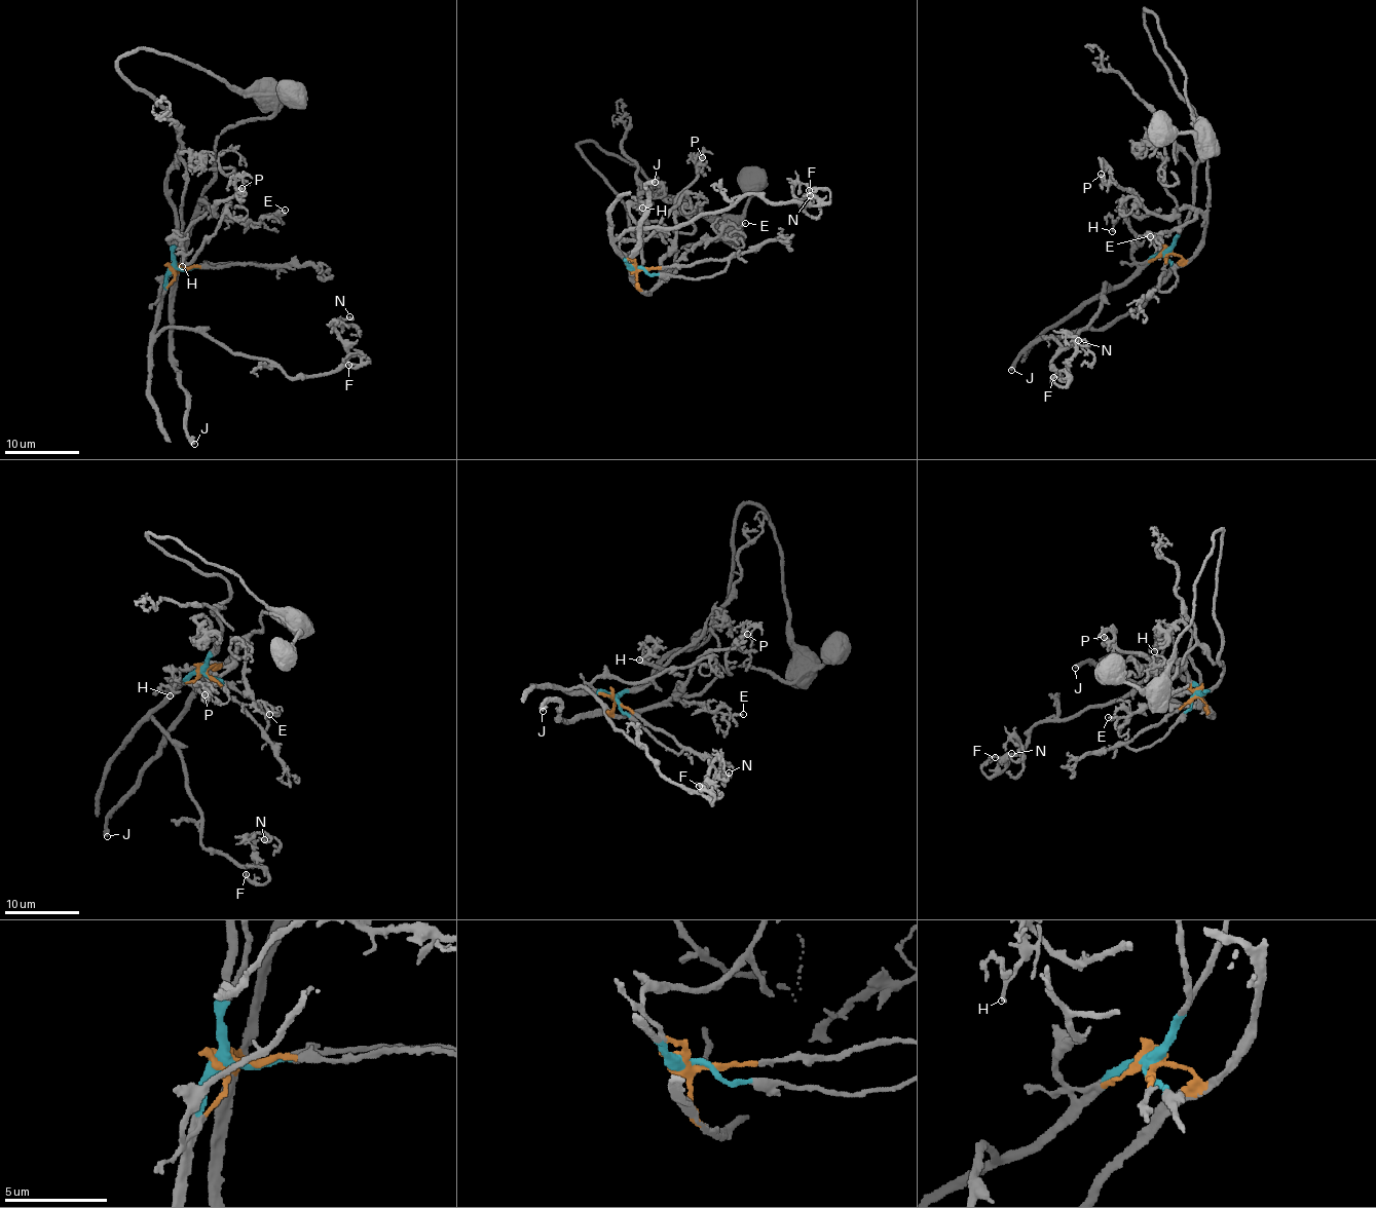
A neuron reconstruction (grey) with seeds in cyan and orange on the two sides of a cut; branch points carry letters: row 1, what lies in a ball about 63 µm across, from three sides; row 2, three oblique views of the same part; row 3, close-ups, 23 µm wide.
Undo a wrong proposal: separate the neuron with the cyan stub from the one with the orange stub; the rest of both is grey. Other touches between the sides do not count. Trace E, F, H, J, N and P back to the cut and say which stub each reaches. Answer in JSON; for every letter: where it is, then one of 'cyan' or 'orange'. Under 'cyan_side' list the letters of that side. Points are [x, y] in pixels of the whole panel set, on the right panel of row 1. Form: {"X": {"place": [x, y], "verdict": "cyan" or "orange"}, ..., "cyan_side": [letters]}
{"E": {"place": [1150, 236], "verdict": "orange"}, "F": {"place": [1053, 377], "verdict": "cyan"}, "H": {"place": [1112, 231], "verdict": "orange"}, "J": {"place": [1011, 370], "verdict": "orange"}, "N": {"place": [1078, 340], "verdict": "cyan"}, "P": {"place": [1101, 174], "verdict": "orange"}, "cyan_side": ["F", "N"]}

